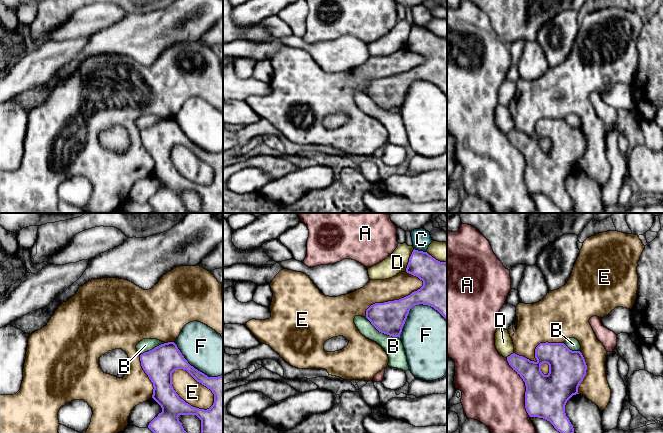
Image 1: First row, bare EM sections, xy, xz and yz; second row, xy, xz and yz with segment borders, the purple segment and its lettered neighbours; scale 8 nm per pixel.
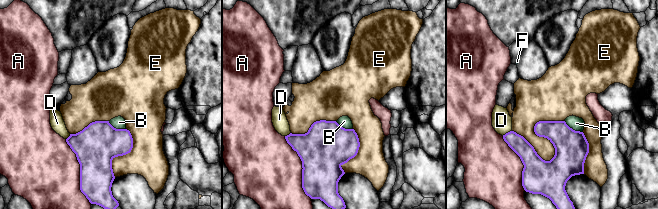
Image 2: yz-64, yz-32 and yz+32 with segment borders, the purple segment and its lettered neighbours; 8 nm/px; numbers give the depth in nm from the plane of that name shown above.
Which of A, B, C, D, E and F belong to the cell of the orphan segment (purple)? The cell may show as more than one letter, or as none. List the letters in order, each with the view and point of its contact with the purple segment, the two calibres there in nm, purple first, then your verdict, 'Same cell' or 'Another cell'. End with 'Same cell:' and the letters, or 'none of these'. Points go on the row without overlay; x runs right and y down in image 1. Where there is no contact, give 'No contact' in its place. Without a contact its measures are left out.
A: Touches purple at yz (526, 163). Thickness 340 nm (purple) against 460 nm. Another cell
B: Touches purple at xz (382, 108). Thickness 260 nm (purple) against 160 nm. Another cell
C: Touches purple at xz (420, 27). Thickness 240 nm (purple) against 150 nm. Another cell
D: Touches purple at xz (409, 36). Thickness 240 nm (purple) against 170 nm. Another cell
E: Touches purple at xy (179, 173). Thickness 220 nm (purple) against 190 nm. Same cell
F: Touches purple at xz (414, 81). Thickness 300 nm (purple) against 380 nm. Another cell
Same cell: E

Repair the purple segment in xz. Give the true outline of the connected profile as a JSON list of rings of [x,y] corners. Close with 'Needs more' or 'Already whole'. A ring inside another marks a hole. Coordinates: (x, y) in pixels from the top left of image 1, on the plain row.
[[[413,26],[405,48],[385,56],[370,56],[363,64],[338,73],[325,72],[313,57],[302,48],[281,46],[270,59],[273,68],[270,81],[271,93],[266,96],[252,95],[246,103],[261,118],[269,121],[281,134],[298,145],[325,145],[329,151],[344,156],[373,156],[374,152],[388,142],[389,134],[376,118],[363,112],[354,99],[356,92],[366,93],[381,109],[399,113],[410,85],[418,80],[428,81],[437,86],[447,96],[447,38],[440,38],[427,28]],[[343,112],[349,119],[342,126],[326,128],[324,119]]]. Needs more

